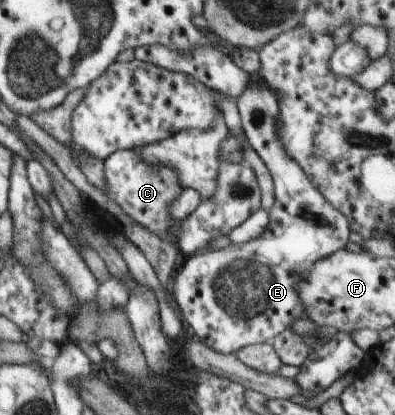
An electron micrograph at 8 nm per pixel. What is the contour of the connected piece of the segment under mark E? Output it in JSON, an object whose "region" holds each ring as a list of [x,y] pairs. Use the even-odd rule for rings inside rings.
{"region":[[[258,74],[251,75],[251,85],[235,99],[235,104],[239,113],[240,125],[243,131],[243,135],[248,143],[248,145],[258,154],[258,157],[264,162],[264,165],[268,168],[269,174],[271,175],[273,181],[273,190],[275,195],[275,200],[273,206],[267,211],[268,220],[267,231],[262,232],[254,241],[246,242],[243,244],[230,244],[227,248],[212,249],[208,247],[202,252],[197,252],[192,254],[190,257],[185,257],[185,261],[182,264],[180,271],[175,272],[170,283],[171,294],[173,295],[176,305],[180,308],[181,318],[184,323],[194,331],[194,335],[200,339],[200,342],[206,344],[210,349],[223,354],[234,354],[239,349],[247,347],[247,345],[259,344],[262,342],[270,342],[273,336],[278,335],[281,331],[286,328],[290,328],[291,324],[296,320],[304,317],[306,315],[306,307],[304,307],[302,301],[298,294],[299,281],[303,280],[306,271],[310,269],[311,265],[316,261],[319,261],[323,257],[330,256],[331,253],[338,251],[344,247],[349,246],[348,233],[350,233],[350,223],[347,218],[343,216],[335,207],[333,207],[327,198],[323,196],[311,184],[310,178],[303,172],[303,169],[294,161],[288,154],[287,150],[283,148],[283,142],[280,141],[279,133],[277,130],[277,120],[279,119],[280,110],[279,104],[274,97],[273,93],[266,87],[259,83],[260,77]]]}

